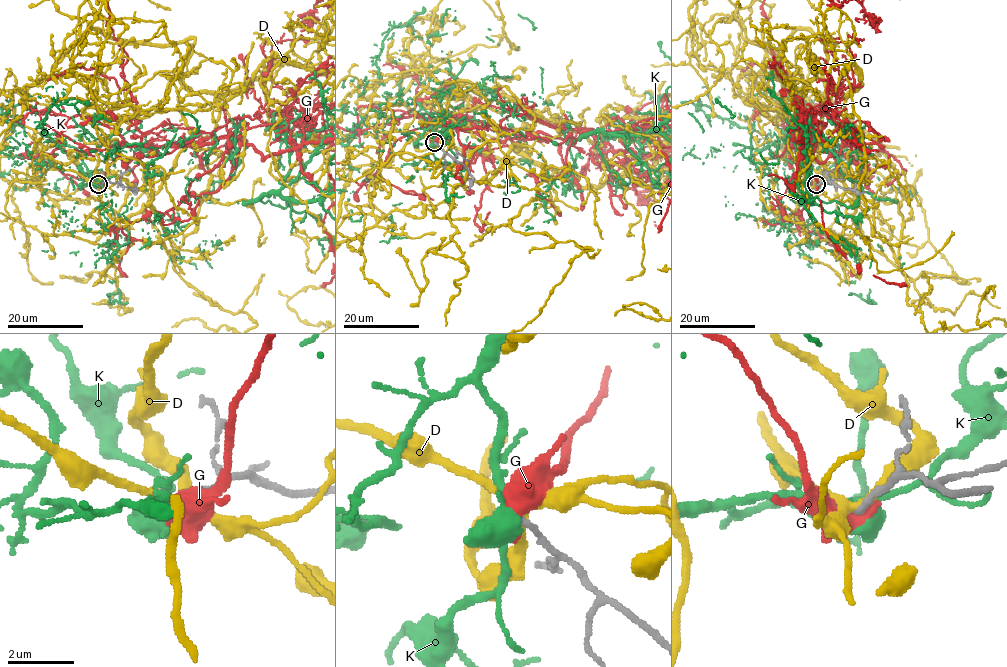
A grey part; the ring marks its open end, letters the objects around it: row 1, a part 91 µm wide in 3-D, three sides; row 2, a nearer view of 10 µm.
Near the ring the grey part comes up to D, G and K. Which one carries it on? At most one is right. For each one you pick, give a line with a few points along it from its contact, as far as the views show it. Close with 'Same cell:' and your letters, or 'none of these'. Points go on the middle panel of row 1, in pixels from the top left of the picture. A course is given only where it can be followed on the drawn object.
K: via (434, 143), (489, 90), (528, 117), (543, 186), (600, 140), (497, 103), (444, 130), (455, 195)
Same cell: K

